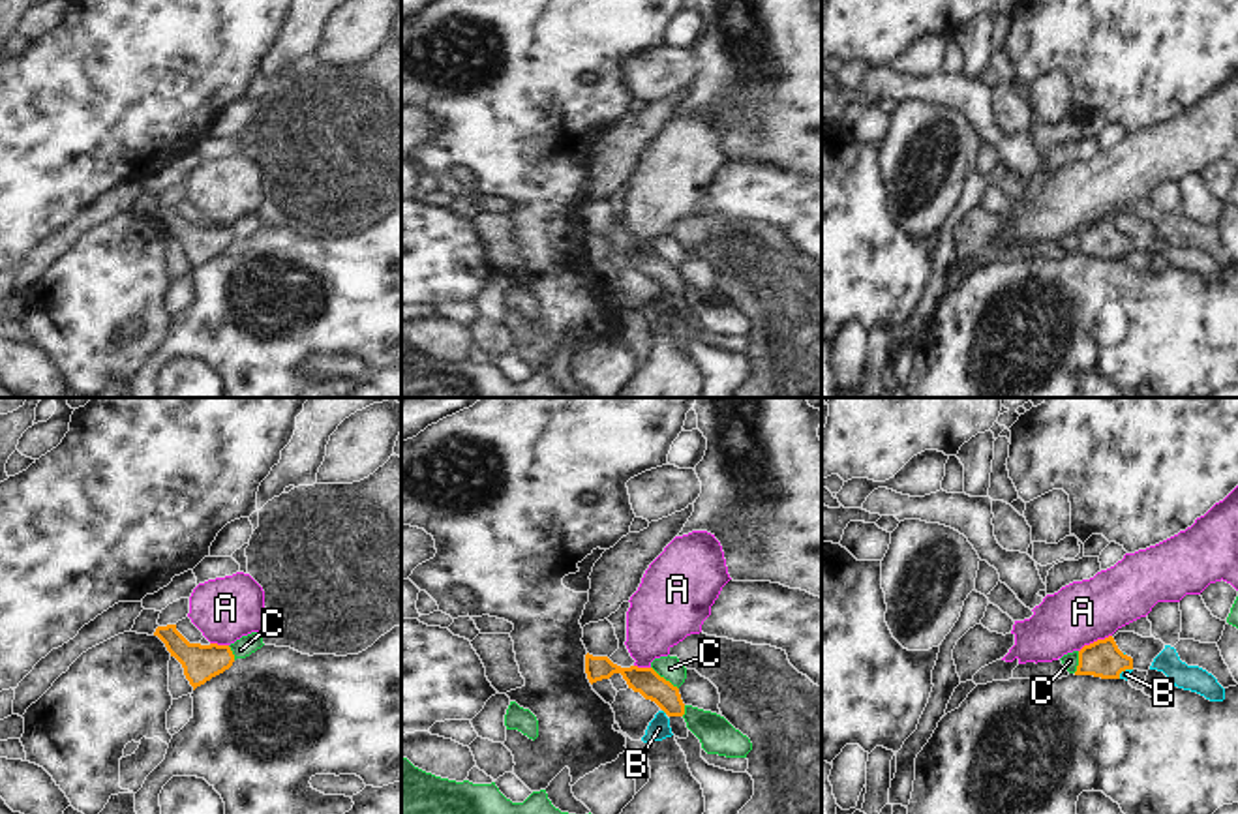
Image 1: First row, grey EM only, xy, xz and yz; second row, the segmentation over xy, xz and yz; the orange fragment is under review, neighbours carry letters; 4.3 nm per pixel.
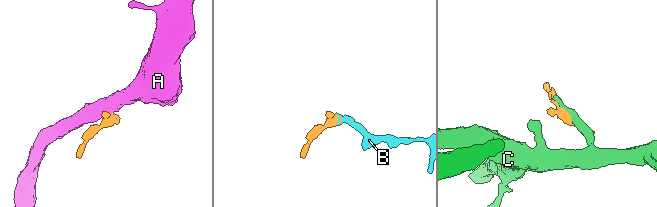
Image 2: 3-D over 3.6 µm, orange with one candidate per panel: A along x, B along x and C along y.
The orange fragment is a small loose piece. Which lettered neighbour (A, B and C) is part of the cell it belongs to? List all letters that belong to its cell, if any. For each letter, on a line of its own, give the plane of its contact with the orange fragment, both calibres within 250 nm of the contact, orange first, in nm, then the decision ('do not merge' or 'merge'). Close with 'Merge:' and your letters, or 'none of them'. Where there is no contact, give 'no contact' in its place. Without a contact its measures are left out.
A: meets orange in yz; 160 nm thick on the orange side, 280 nm on the other; do not merge
B: meets orange in xz; 120 nm thick on the orange side, 100 nm on the other; merge
C: meets orange in xz; 120 nm thick on the orange side, 100 nm on the other; do not merge
Merge: B

